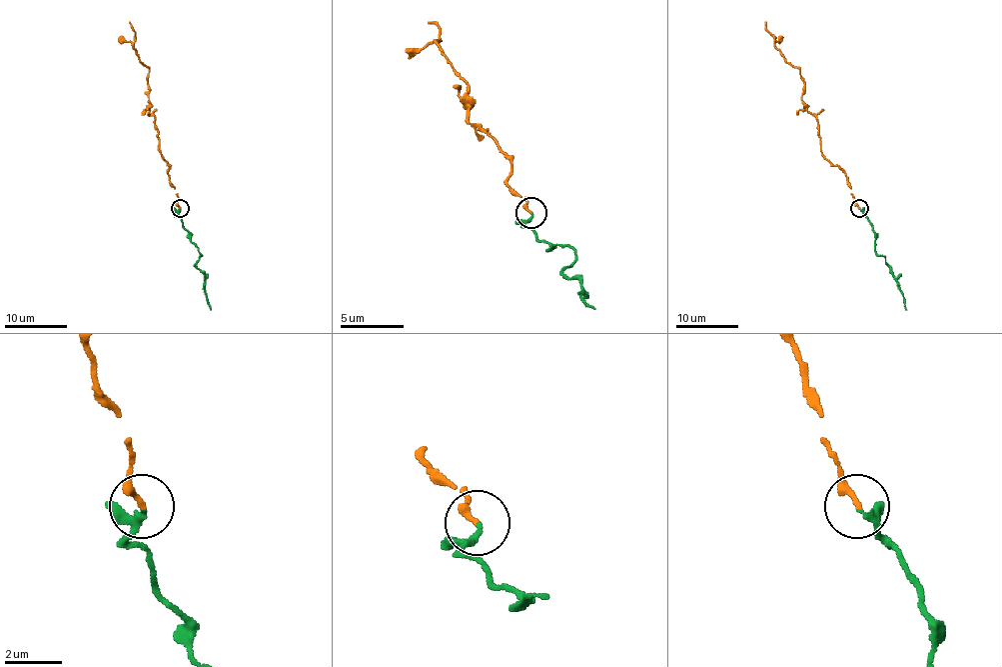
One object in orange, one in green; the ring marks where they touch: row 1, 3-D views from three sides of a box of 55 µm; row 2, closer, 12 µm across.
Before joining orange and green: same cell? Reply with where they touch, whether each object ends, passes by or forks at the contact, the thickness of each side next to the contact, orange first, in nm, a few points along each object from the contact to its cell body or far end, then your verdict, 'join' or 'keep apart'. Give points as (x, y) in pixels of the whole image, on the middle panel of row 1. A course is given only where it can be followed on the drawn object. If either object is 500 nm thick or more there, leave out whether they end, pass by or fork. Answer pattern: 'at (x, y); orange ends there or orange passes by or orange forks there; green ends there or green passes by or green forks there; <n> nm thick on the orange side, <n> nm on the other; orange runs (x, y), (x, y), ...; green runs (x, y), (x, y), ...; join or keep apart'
at (531, 212); orange ends there; green passes by; 240 nm thick on the orange side, 160 nm on the other; orange runs (531, 212), (525, 196), (509, 186), (509, 158), (469, 116), (459, 72), (437, 43), (440, 30), (427, 21); green runs (531, 212), (525, 224), (538, 240), (566, 243), (576, 253), (563, 272), (579, 282), (582, 301), (595, 310); join

